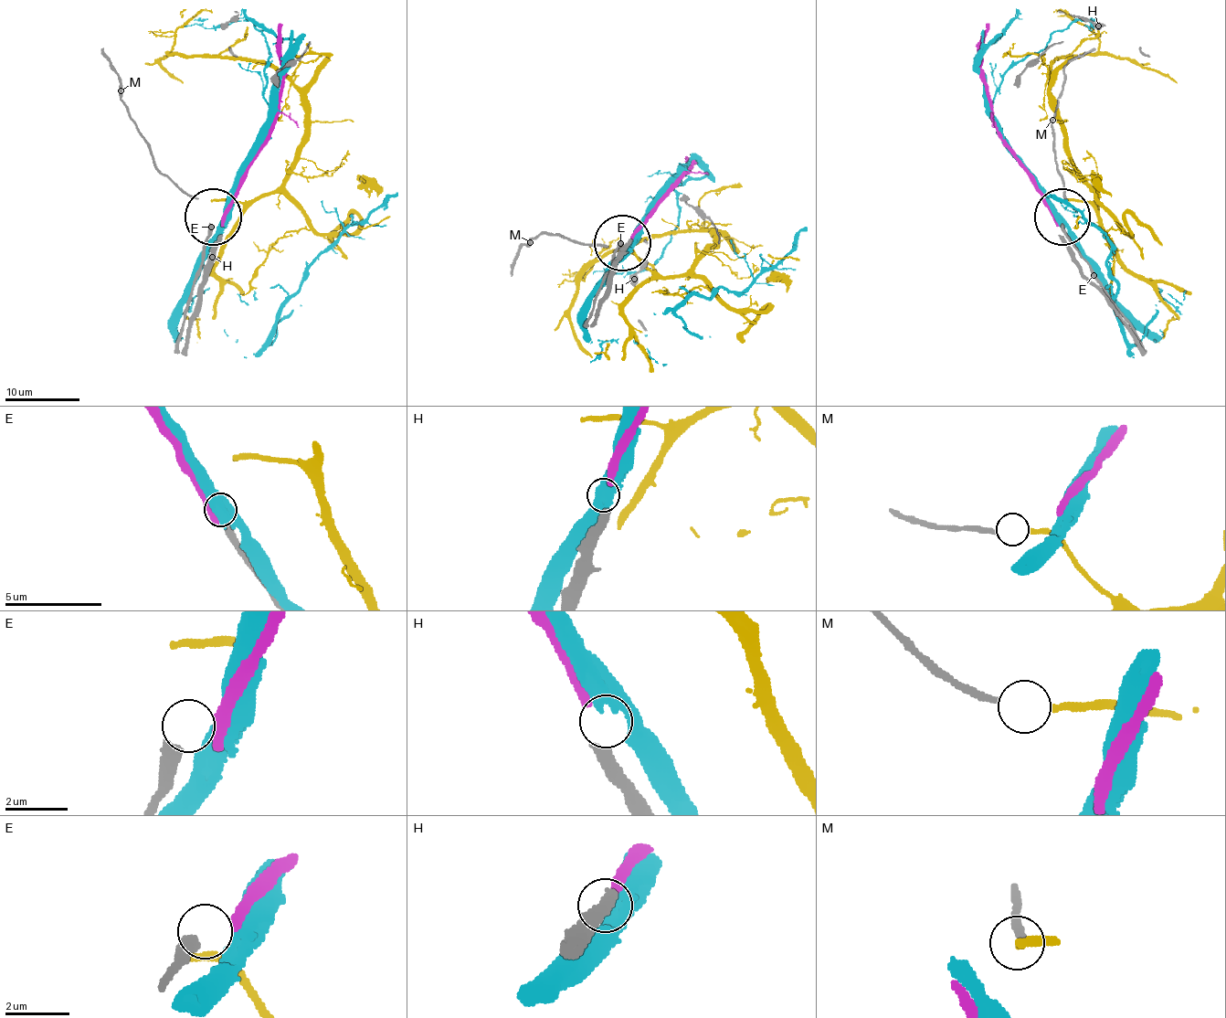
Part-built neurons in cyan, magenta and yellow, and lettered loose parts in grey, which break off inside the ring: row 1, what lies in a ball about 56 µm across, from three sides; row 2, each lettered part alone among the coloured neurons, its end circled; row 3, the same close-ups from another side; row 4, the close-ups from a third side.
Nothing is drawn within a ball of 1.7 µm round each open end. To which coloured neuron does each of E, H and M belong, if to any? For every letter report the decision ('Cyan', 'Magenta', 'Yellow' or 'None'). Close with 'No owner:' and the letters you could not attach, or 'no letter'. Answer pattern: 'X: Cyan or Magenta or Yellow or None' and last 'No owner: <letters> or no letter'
E: None
H: Magenta
M: Yellow
No owner: E

